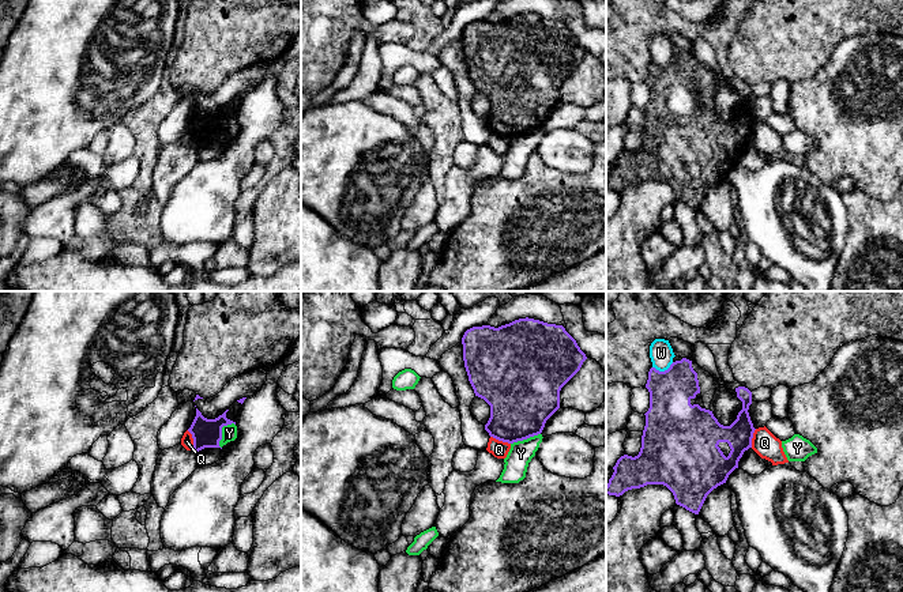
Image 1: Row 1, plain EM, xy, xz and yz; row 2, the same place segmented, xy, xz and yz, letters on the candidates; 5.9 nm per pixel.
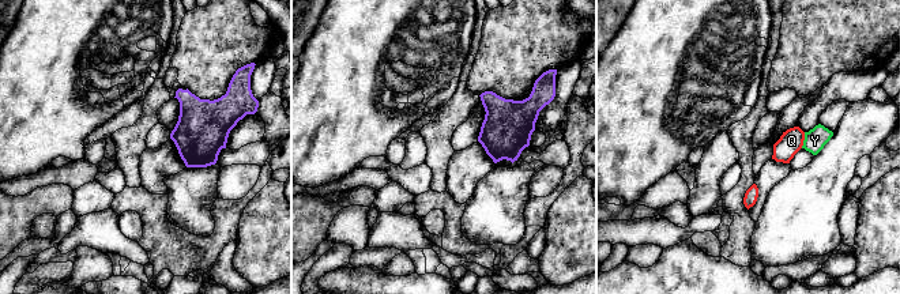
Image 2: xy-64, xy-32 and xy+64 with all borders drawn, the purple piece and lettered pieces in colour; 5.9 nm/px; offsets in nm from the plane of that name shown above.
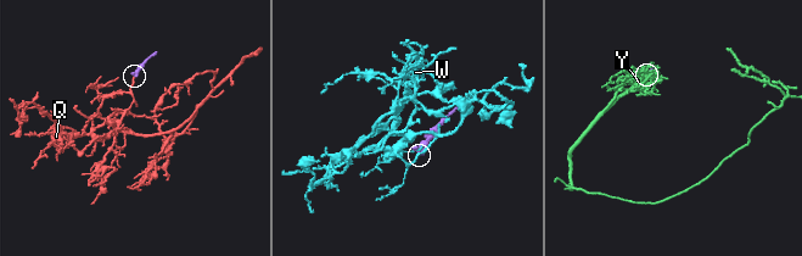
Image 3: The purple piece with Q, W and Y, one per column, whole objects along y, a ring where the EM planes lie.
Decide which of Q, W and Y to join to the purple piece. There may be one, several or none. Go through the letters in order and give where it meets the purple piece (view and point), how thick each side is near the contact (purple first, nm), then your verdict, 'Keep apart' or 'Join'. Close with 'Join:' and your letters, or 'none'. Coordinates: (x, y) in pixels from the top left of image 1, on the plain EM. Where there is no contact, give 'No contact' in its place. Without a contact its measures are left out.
Q: Touches purple at xy (194, 136). Thickness 170 nm (purple) against 80 nm. Keep apart
W: Touches purple at yz (662, 67). Thickness 260 nm (purple) against 140 nm. Keep apart
Y: Touches purple at xy (221, 128). Thickness 170 nm (purple) against 100 nm. Keep apart
Join: none

